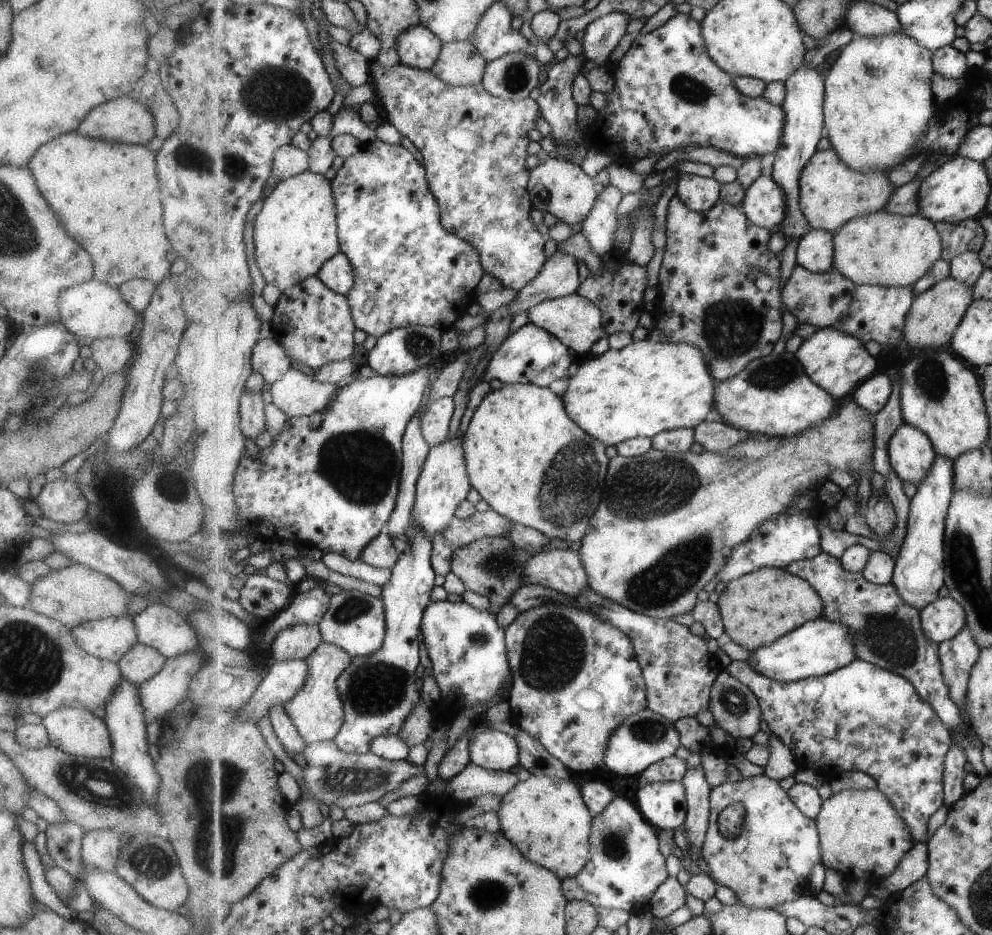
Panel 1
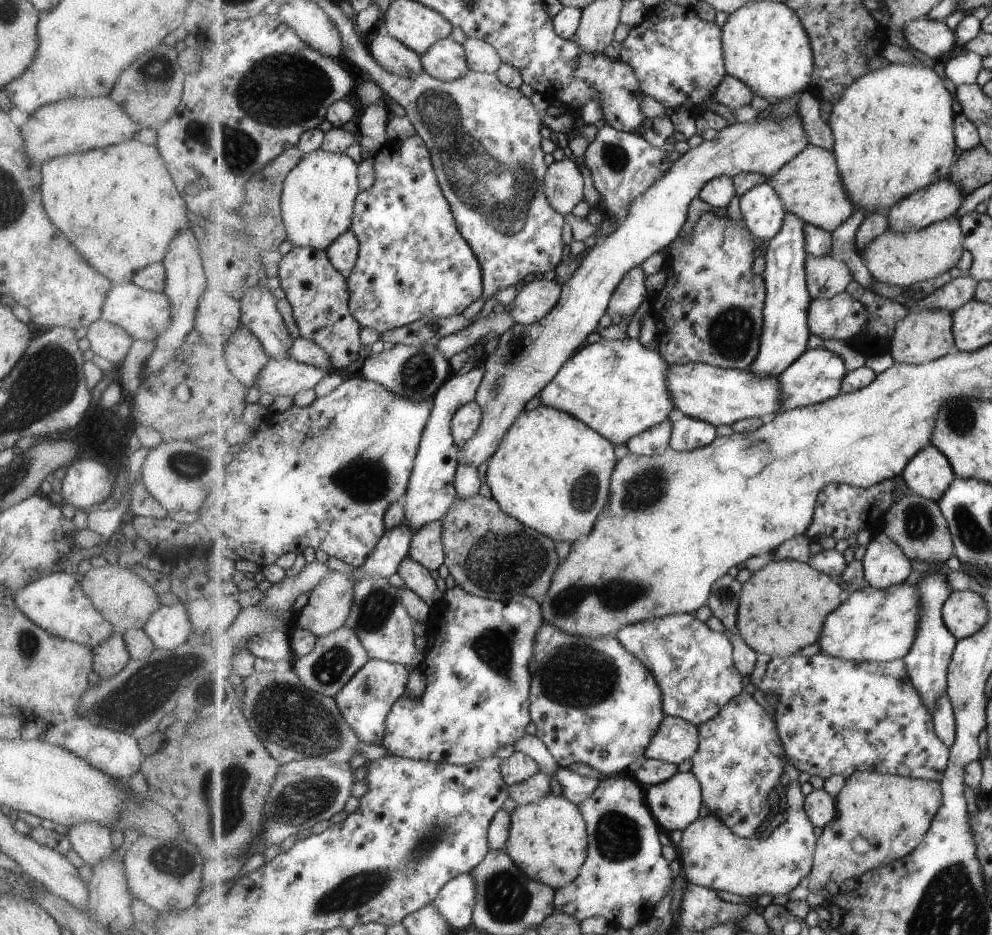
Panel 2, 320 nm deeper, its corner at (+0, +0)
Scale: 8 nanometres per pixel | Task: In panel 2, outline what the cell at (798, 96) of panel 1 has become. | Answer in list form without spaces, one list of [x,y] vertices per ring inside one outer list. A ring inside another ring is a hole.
[[[787,211],[781,232],[773,240],[768,241],[764,257],[766,265],[762,273],[767,286],[764,332],[761,336],[760,355],[750,368],[757,376],[781,377],[785,370],[800,360],[809,348],[807,342],[812,335],[809,327],[809,312],[813,299],[808,290],[806,277],[808,253],[805,228],[807,226],[801,216]]]

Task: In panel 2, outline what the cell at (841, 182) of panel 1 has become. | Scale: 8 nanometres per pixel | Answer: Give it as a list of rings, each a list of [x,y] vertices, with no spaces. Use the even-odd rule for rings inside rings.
[[[809,146],[800,156],[793,158],[770,179],[773,188],[784,201],[786,211],[801,216],[807,225],[813,224],[828,232],[843,226],[857,210],[857,204],[849,196],[833,151]]]

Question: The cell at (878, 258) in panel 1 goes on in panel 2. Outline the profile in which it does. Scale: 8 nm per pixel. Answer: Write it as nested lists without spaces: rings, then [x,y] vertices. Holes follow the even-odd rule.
[[[951,216],[949,220],[939,220],[925,229],[914,232],[895,232],[887,230],[877,236],[869,246],[860,251],[865,266],[869,268],[873,279],[883,284],[909,289],[921,282],[931,281],[951,268],[957,267],[966,252],[965,236],[960,218]]]

